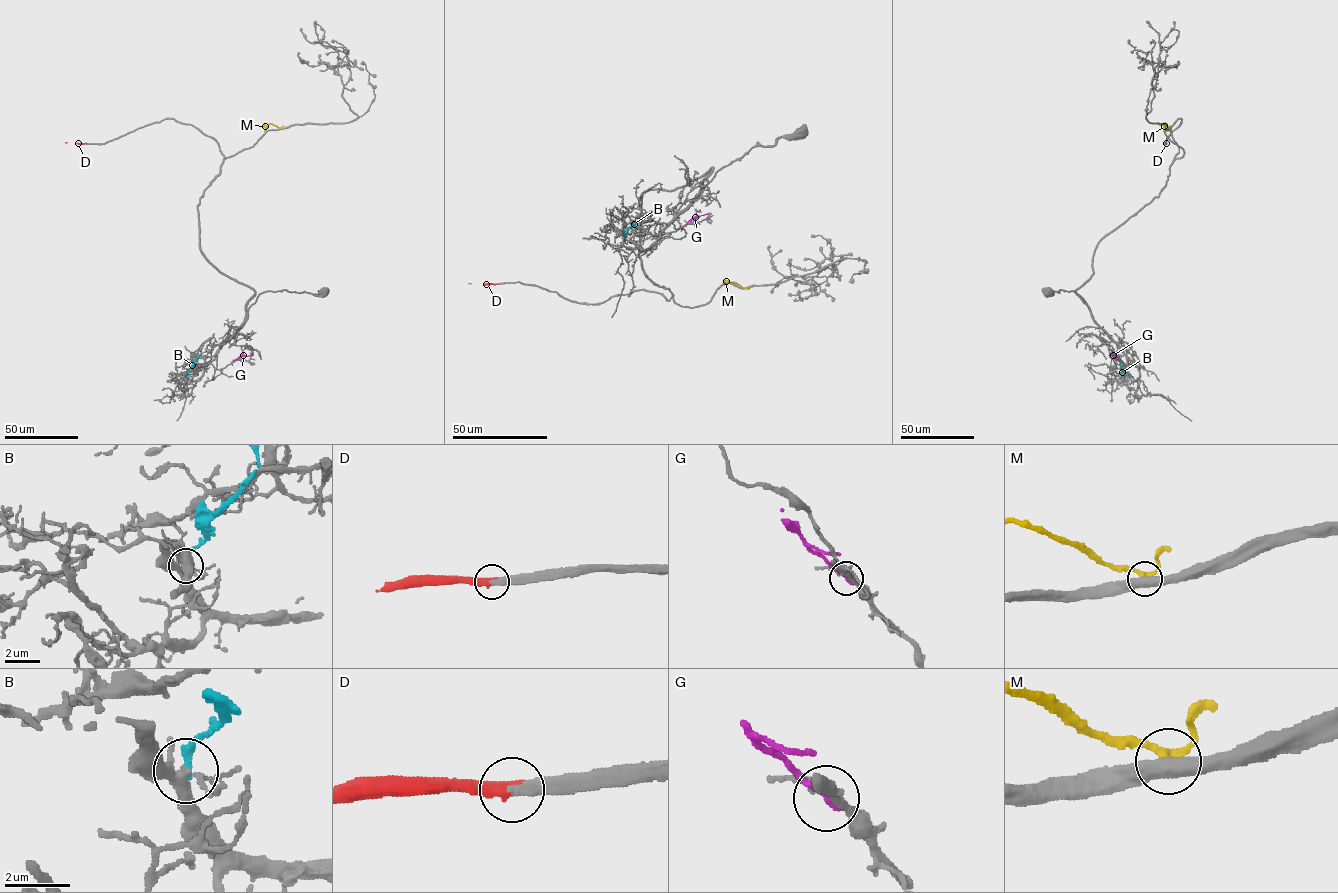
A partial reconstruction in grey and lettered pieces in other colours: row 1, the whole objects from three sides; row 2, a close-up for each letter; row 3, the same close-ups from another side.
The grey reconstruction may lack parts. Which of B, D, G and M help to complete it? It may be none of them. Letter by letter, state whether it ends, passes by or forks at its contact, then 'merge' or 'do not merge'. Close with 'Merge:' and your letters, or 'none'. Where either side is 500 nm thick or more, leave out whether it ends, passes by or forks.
B: it ends there; do not merge
D: merge
G: it ends there; do not merge
M: do not merge
Merge: D

